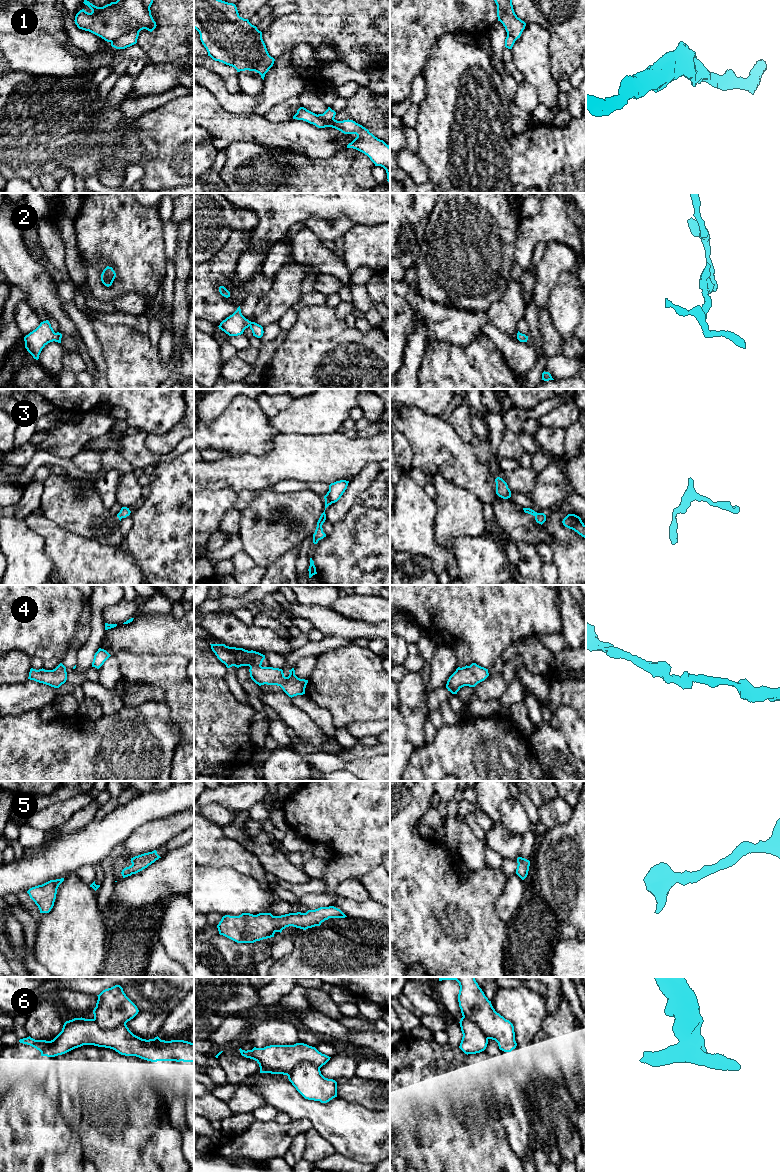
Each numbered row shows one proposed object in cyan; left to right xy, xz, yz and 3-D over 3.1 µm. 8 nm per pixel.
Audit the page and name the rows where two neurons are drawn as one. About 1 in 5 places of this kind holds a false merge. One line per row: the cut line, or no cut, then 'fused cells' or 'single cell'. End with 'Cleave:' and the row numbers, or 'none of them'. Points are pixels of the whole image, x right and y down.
1: cut in xy along (139, 31), (129, 30), (111, 42); fused cells
2: no cut; single cell
3: no cut; single cell
4: no cut; single cell
5: no cut; single cell
6: cut in xz along (319, 1067), (308, 1062), (299, 1062), (287, 1075); fused cells
Cleave: 1, 6

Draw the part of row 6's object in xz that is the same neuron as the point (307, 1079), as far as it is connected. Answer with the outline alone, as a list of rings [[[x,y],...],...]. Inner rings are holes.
[[[309,1062],[297,1064],[288,1079],[305,1099],[327,1103],[337,1097],[337,1082],[325,1078],[320,1068]]]

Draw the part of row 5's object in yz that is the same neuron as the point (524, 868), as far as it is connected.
[[[518,857],[517,858],[517,863],[518,863],[518,865],[517,865],[517,869],[516,869],[516,874],[522,880],[524,880],[528,875],[530,861],[525,859],[525,858]]]

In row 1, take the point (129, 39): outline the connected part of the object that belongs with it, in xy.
[[[131,30],[127,34],[119,37],[115,41],[111,42],[111,46],[116,49],[125,49],[137,43],[139,31]]]

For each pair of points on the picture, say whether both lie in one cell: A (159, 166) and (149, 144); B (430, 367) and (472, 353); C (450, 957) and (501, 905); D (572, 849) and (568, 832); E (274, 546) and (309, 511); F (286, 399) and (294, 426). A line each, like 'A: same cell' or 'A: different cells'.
A: different cells
B: same cell
C: different cells
D: same cell
E: same cell
F: different cells

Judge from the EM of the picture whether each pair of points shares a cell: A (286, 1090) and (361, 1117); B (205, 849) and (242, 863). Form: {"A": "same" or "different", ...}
{"A": "same", "B": "same"}

